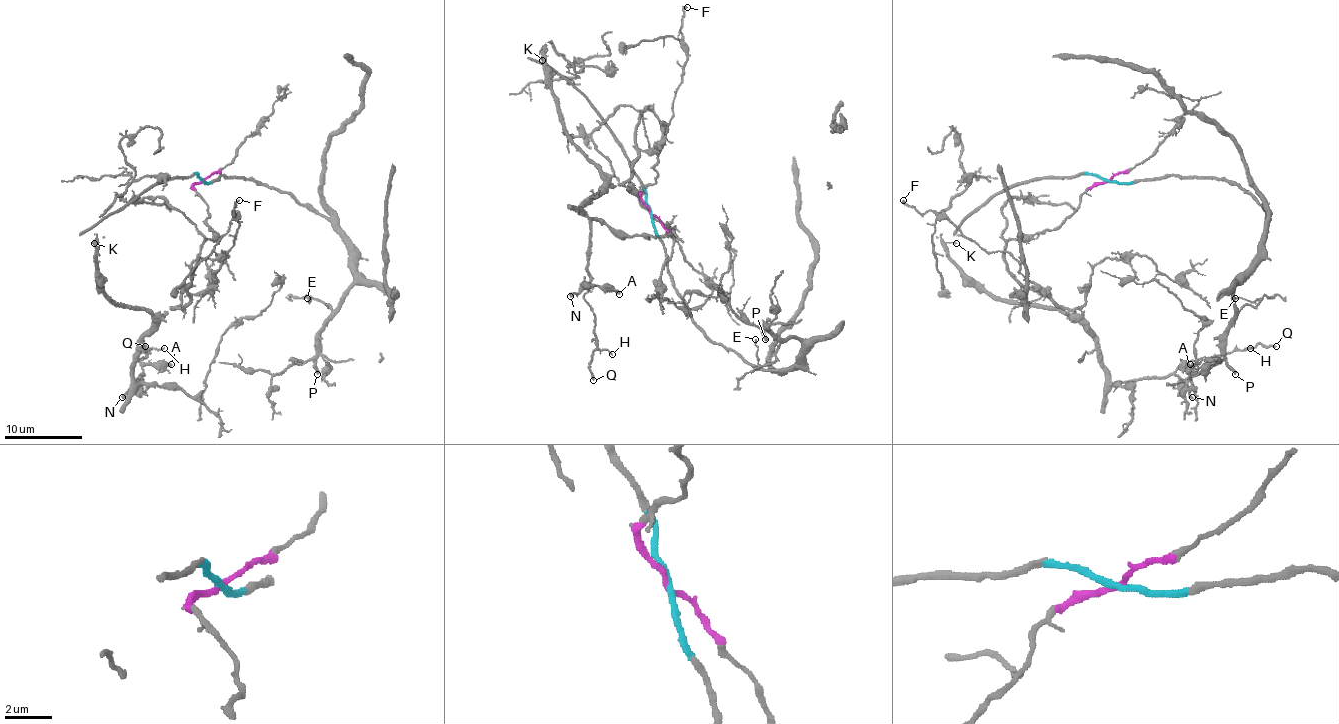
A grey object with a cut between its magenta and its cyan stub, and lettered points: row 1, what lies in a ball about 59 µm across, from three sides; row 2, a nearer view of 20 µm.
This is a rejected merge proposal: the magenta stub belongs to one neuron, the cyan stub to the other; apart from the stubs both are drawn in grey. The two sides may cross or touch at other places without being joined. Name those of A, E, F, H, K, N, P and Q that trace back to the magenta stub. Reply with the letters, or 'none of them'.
A, F, H, K, N, Q

